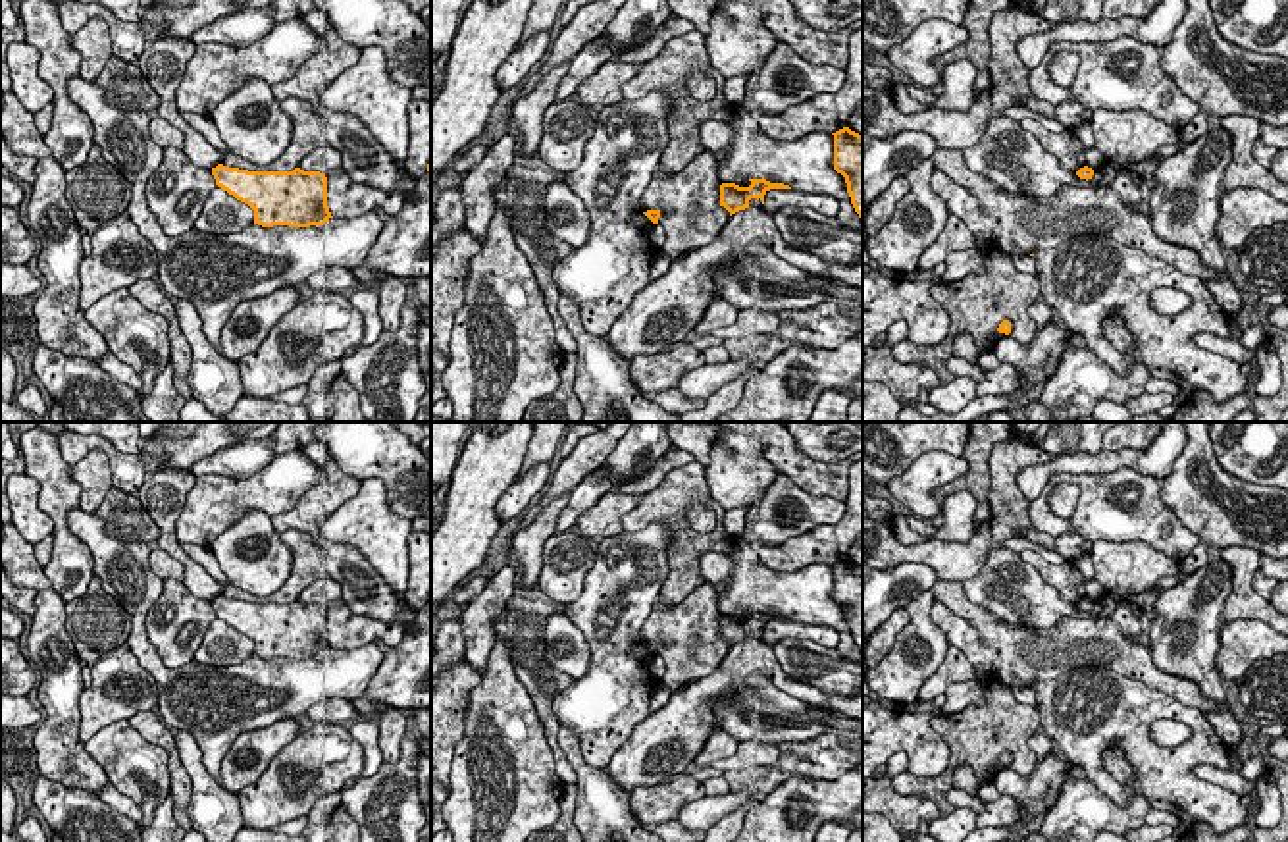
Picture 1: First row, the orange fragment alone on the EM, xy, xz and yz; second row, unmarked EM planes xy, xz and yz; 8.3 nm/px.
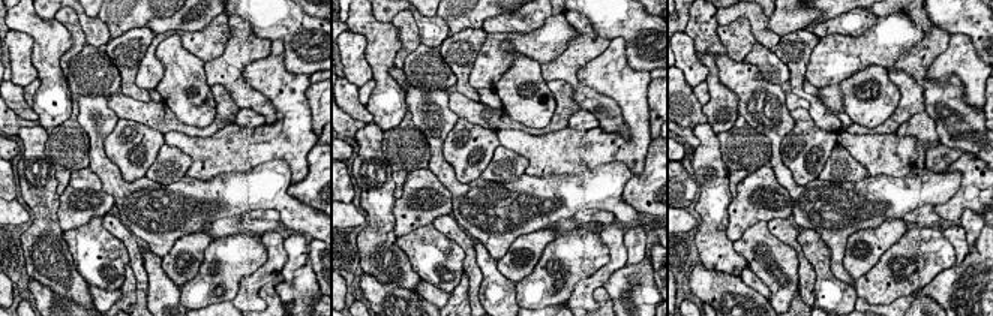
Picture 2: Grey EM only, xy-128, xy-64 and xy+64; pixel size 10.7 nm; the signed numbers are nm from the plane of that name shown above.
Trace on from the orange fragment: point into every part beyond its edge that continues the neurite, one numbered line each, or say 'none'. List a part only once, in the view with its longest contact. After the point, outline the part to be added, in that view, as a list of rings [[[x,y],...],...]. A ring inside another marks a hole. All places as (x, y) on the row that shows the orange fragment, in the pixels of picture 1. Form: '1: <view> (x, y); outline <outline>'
none

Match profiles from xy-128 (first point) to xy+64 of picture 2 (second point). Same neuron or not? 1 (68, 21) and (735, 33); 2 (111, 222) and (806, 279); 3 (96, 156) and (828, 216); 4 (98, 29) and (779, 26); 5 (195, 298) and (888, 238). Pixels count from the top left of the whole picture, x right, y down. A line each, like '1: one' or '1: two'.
1: one
2: one
3: one
4: two
5: two

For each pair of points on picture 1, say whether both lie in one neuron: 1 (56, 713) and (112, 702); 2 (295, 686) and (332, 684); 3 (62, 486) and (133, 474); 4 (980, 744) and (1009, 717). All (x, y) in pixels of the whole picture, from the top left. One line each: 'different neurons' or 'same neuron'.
1: different neurons
2: same neuron
3: different neurons
4: same neuron

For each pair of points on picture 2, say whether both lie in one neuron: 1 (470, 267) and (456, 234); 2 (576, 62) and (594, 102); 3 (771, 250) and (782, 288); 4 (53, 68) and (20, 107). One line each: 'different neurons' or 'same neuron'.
1: same neuron
2: same neuron
3: same neuron
4: different neurons

